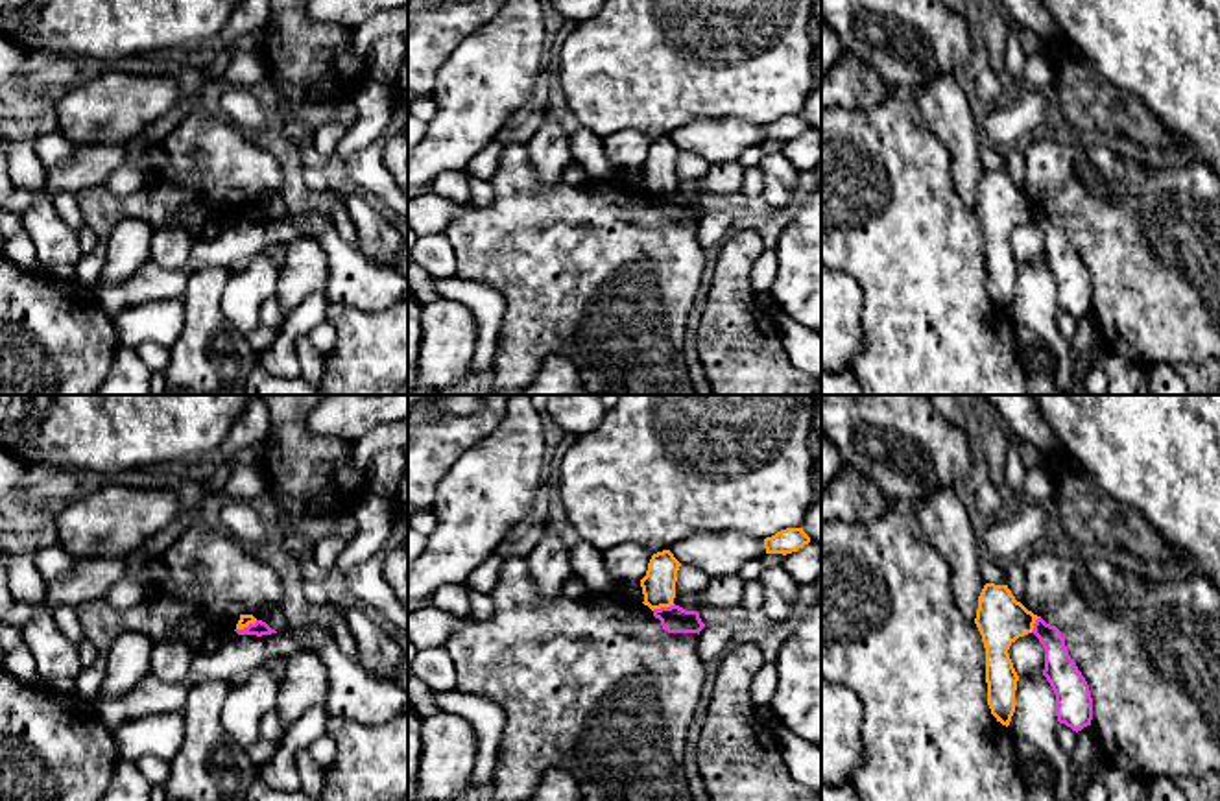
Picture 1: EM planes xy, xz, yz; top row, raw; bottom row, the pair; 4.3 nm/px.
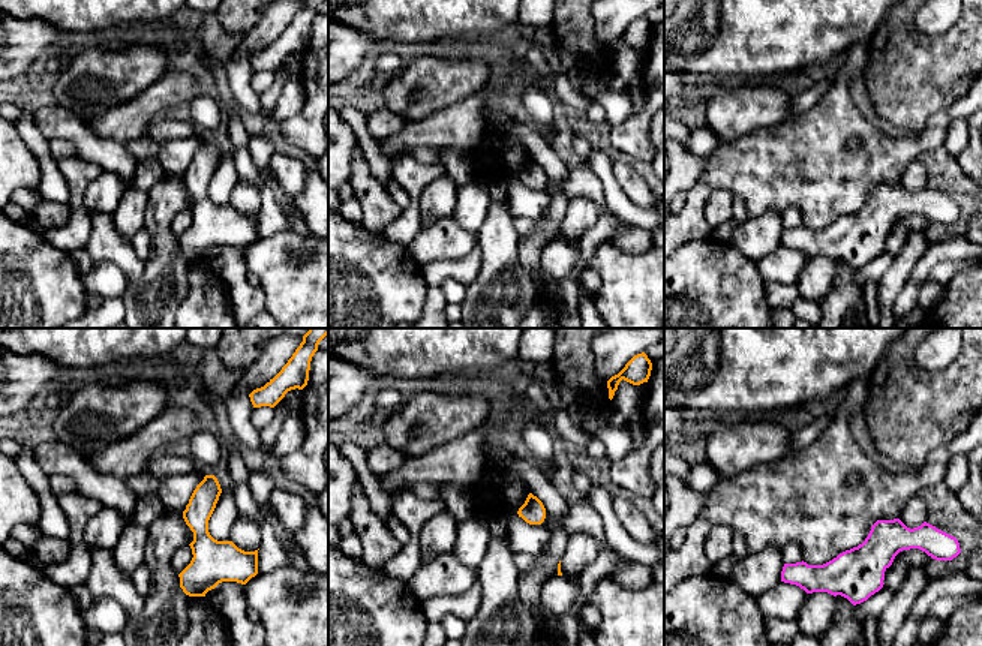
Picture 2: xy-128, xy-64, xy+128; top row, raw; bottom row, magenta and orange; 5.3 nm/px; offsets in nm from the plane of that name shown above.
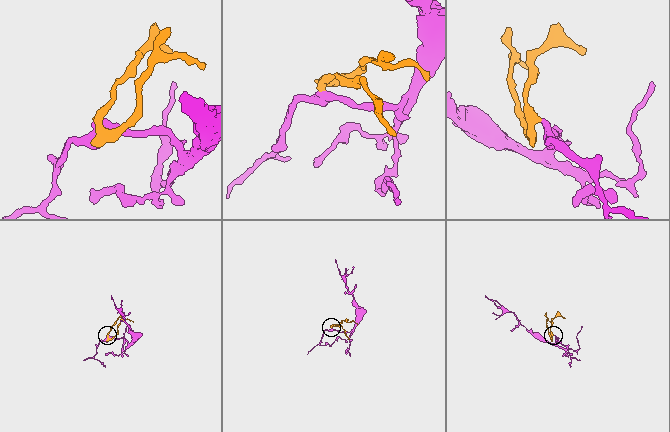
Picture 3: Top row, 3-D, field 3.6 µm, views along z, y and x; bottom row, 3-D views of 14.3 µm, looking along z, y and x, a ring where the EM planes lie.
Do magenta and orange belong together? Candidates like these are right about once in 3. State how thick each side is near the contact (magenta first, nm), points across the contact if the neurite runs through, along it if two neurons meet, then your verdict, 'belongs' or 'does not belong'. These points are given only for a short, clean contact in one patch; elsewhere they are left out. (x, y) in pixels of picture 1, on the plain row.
calibres 120 and 140 nm; border xz (674, 191), (652, 196); does not belong

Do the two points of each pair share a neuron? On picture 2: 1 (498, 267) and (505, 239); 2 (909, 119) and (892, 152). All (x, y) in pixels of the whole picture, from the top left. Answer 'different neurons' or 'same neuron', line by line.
1: same neuron
2: different neurons

